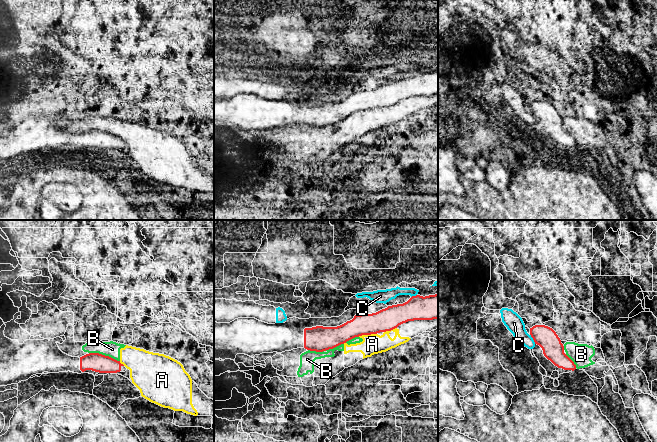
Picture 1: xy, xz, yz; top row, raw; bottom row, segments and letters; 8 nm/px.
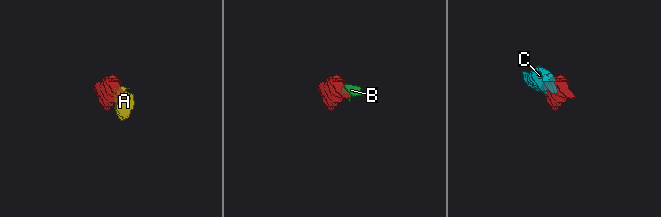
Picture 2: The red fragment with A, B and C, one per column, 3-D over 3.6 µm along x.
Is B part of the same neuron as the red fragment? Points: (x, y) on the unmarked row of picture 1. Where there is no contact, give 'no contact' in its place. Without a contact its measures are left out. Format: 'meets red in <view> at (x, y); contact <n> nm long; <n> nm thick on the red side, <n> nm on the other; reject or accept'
meets red in xy at (104, 131); contact 260 nm long; 150 nm thick on the red side, 130 nm on the other; reject

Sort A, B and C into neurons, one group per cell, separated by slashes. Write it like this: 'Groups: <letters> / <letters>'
Groups: A B / C

